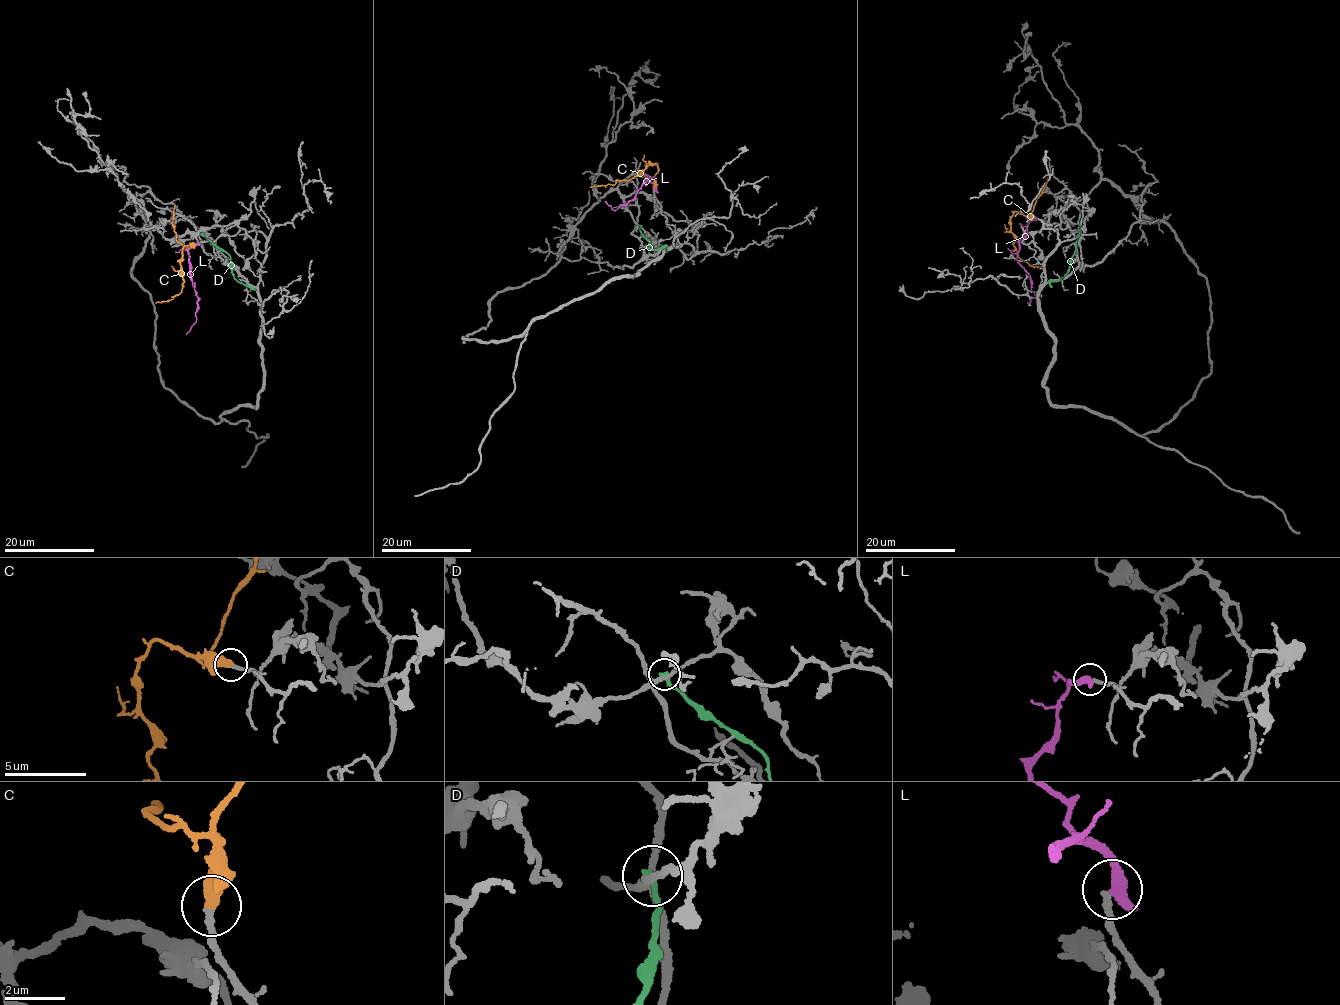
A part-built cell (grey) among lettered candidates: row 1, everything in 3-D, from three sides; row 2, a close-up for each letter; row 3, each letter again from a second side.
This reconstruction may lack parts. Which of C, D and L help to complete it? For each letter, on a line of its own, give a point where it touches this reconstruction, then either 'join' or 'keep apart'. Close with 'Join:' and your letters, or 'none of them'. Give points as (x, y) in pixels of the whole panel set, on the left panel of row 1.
C: contact (194, 244); join
D: contact (201, 233); keep apart
L: contact (194, 244); keep apart
Join: C

